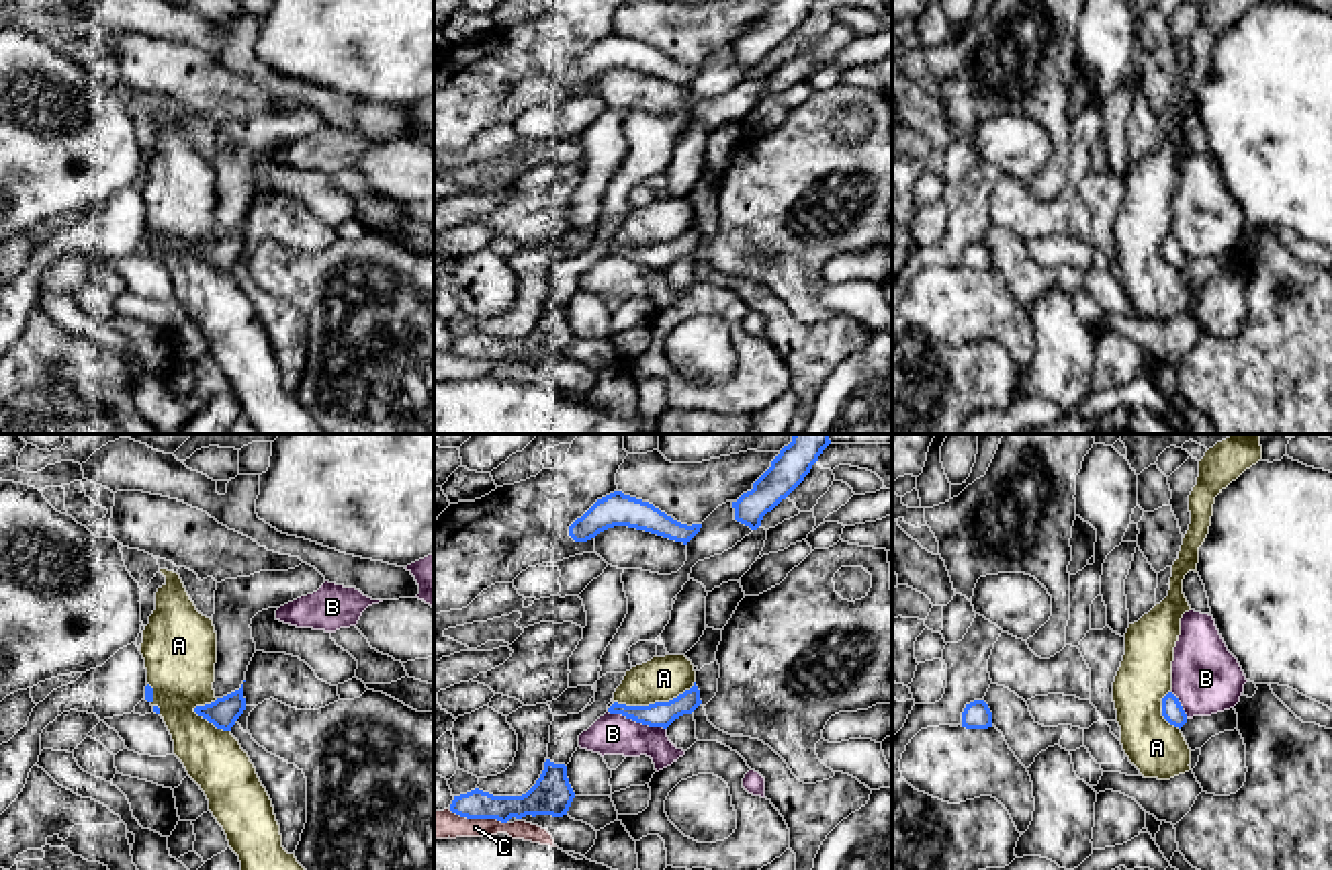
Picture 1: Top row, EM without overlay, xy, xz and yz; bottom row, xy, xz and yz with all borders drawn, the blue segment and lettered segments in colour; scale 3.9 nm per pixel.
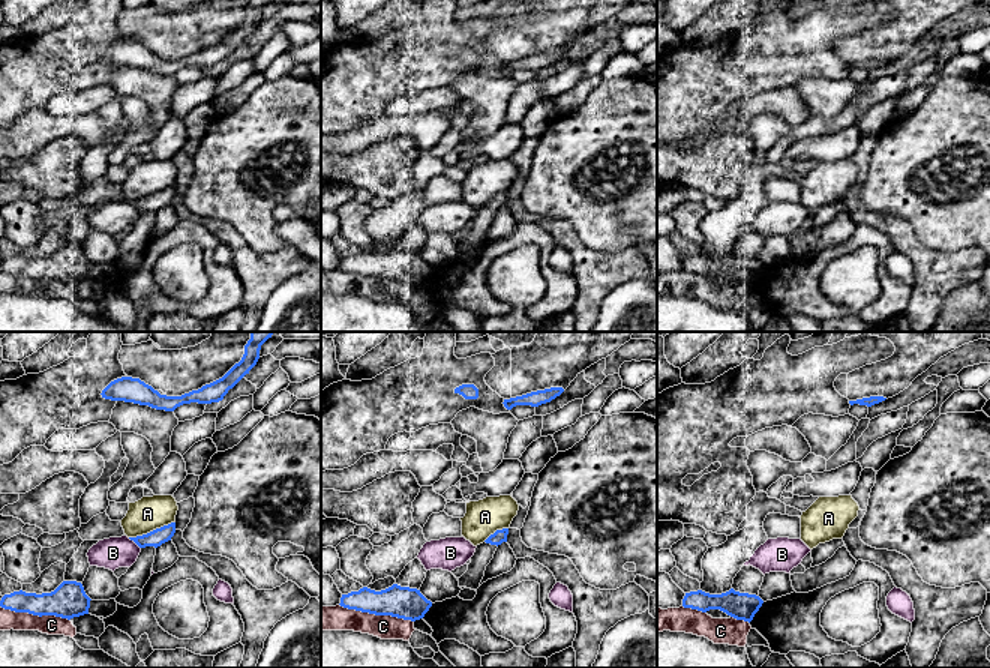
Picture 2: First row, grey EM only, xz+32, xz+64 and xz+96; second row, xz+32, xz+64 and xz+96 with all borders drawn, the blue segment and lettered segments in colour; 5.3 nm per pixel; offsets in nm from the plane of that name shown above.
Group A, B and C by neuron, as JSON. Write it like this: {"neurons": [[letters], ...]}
{"neurons": [["A"], ["B"], ["C"]]}

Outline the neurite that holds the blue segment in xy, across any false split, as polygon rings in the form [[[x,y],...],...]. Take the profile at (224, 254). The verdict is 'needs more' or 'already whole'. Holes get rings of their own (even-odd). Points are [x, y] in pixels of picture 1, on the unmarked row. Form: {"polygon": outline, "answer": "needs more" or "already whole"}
{"polygon": [[[243,225],[239,231],[223,240],[217,240],[211,246],[194,250],[198,258],[207,260],[209,264],[223,272],[231,272],[231,268],[243,256],[243,252],[246,252]]], "answer": "already whole"}

